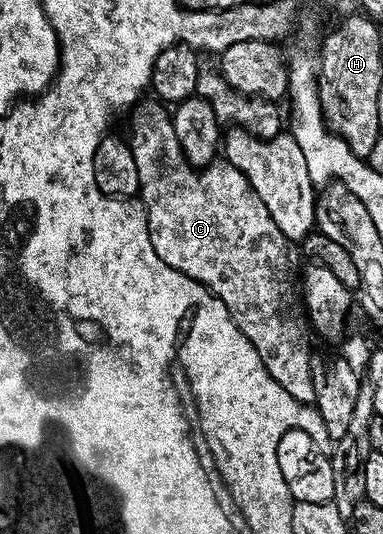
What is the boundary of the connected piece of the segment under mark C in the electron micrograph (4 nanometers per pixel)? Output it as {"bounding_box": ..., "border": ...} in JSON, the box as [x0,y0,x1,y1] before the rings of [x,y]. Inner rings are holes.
{"bounding_box":[129,99,316,406],"border":[[[140,99],[130,109],[132,112],[129,143],[133,162],[137,162],[137,182],[139,183],[137,196],[145,206],[149,242],[153,242],[153,250],[157,250],[157,258],[161,258],[161,262],[173,266],[173,270],[201,282],[214,296],[221,298],[221,302],[225,302],[225,310],[229,310],[229,314],[233,318],[233,322],[239,326],[241,334],[245,334],[245,338],[249,338],[253,350],[257,350],[257,354],[261,354],[261,362],[265,362],[265,370],[269,370],[273,382],[277,382],[277,386],[282,386],[288,394],[293,394],[293,398],[297,398],[297,402],[308,406],[314,405],[316,403],[315,376],[313,371],[311,372],[311,340],[307,337],[309,324],[305,319],[304,309],[302,307],[295,308],[295,300],[297,304],[297,297],[300,295],[301,288],[297,283],[297,272],[295,276],[295,260],[291,257],[292,241],[287,240],[285,234],[281,234],[281,230],[277,230],[277,222],[273,222],[265,202],[261,202],[261,198],[257,198],[257,190],[253,190],[249,178],[245,178],[245,174],[241,174],[241,170],[237,170],[237,166],[233,166],[225,158],[216,158],[203,168],[193,167],[181,150],[181,142],[177,142],[177,134],[173,130],[173,122],[171,121],[171,112],[158,99],[150,99]]]}

